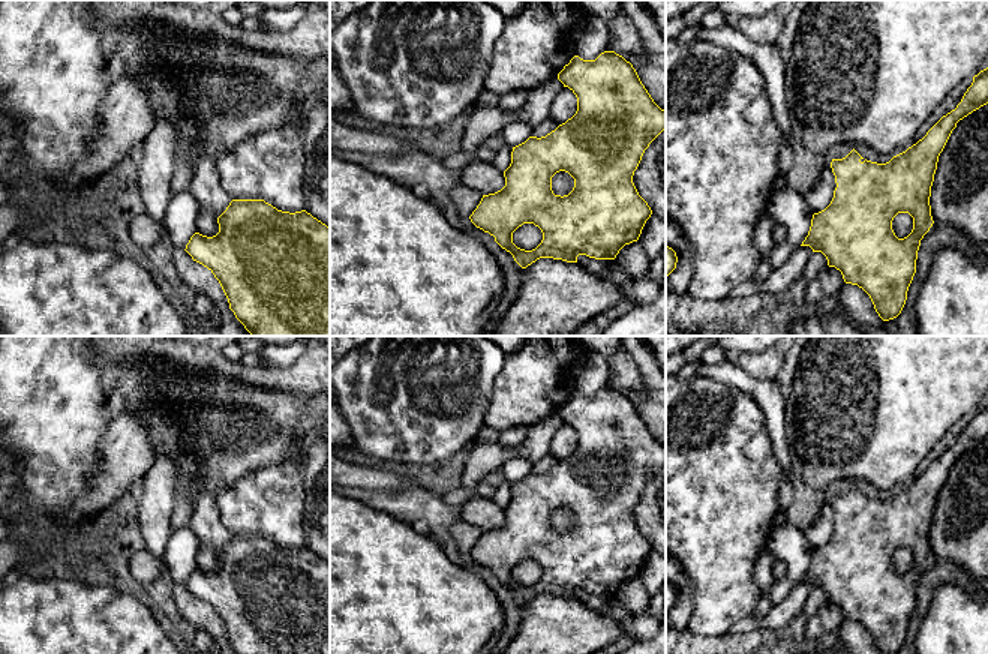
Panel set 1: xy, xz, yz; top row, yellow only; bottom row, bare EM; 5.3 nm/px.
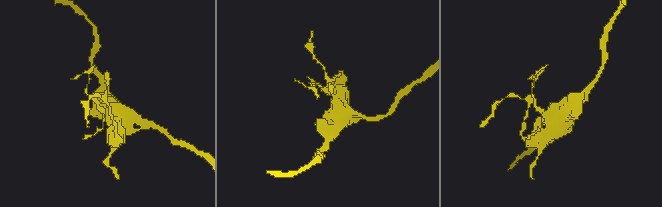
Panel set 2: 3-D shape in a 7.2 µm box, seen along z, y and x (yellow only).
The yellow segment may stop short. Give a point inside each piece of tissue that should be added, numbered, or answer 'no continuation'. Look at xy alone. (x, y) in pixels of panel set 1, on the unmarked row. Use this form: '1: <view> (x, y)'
no continuation

